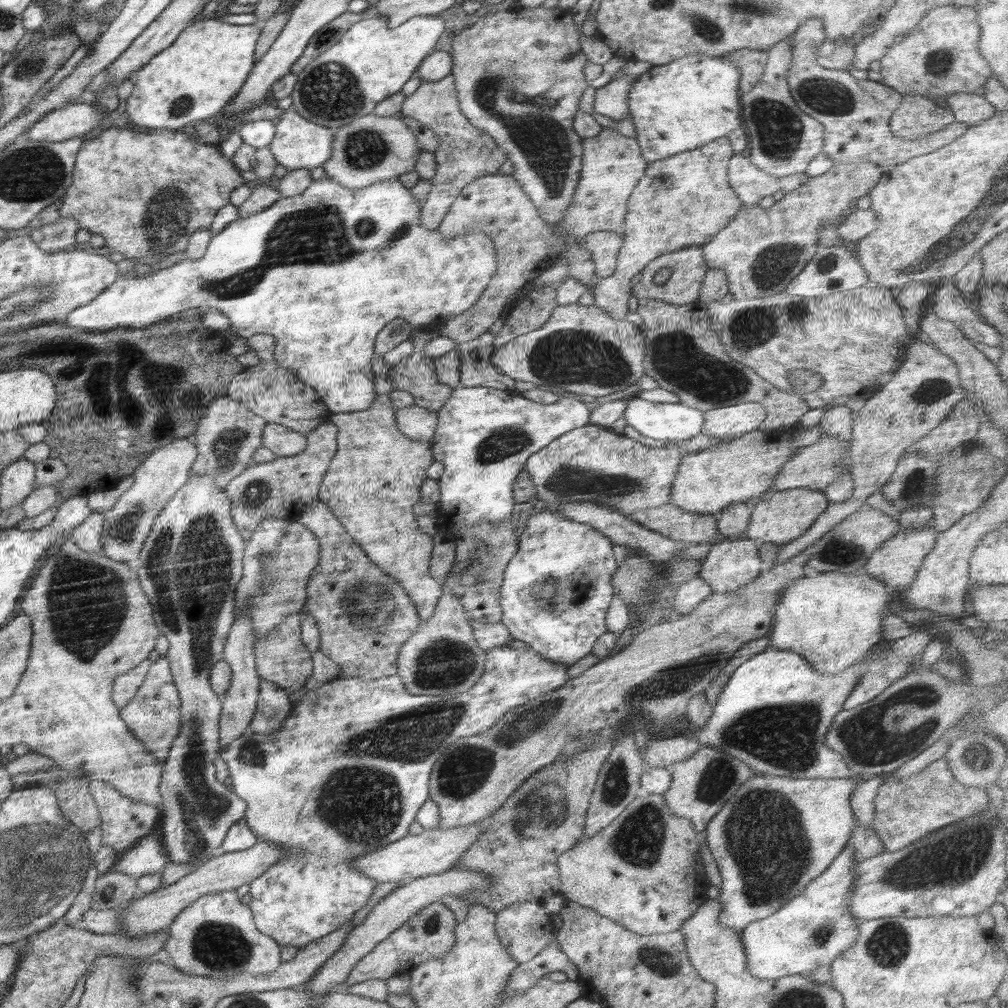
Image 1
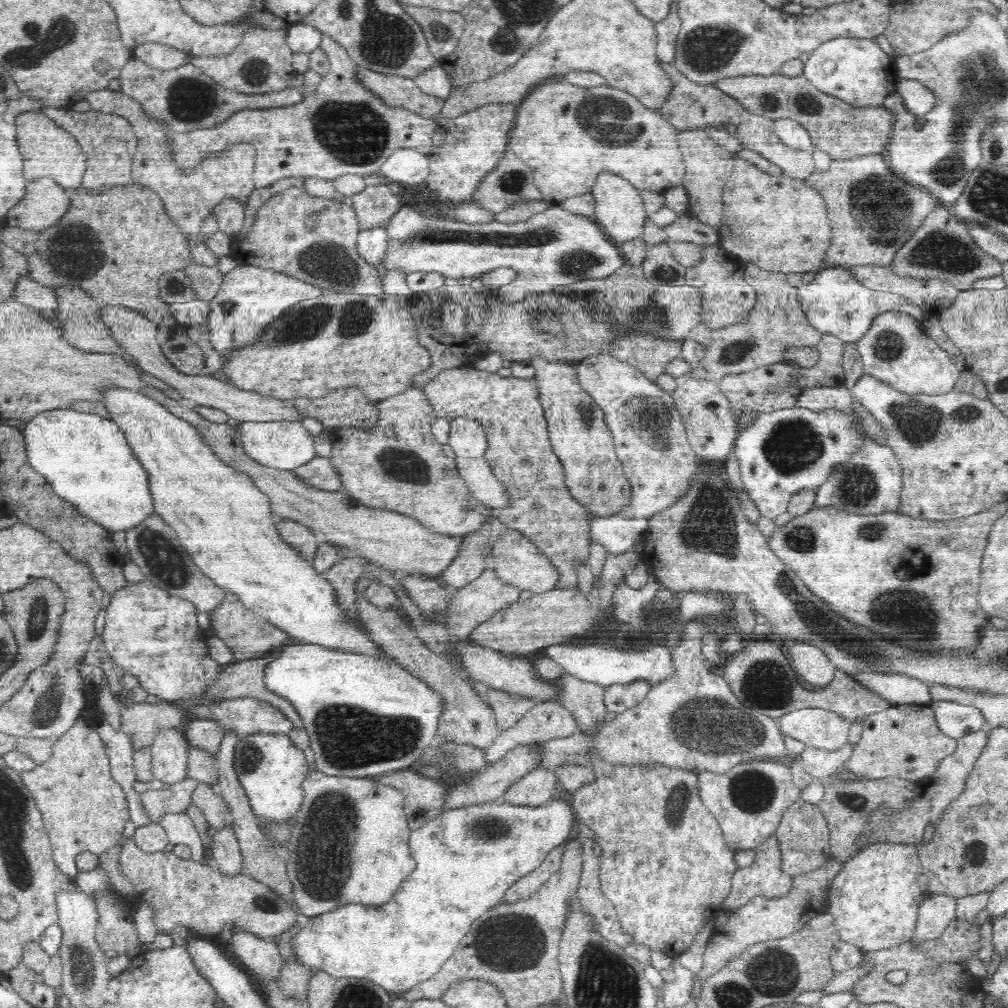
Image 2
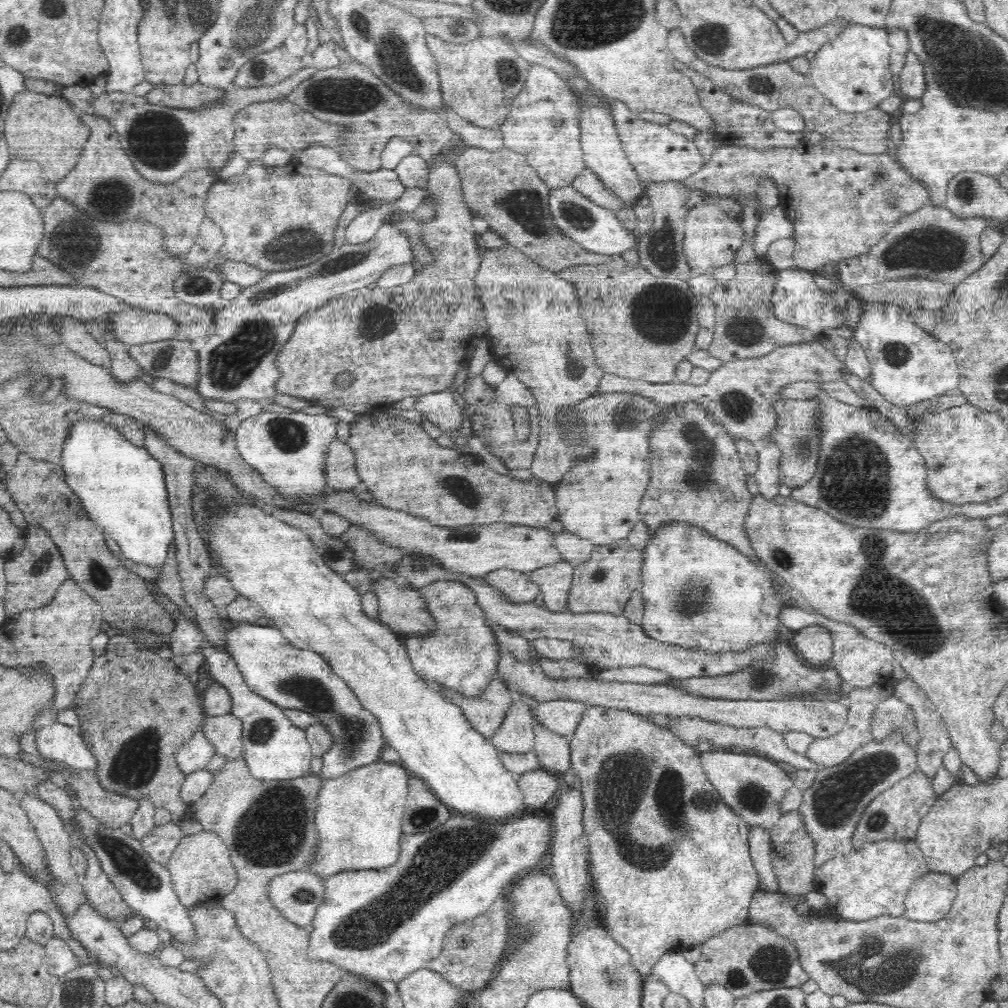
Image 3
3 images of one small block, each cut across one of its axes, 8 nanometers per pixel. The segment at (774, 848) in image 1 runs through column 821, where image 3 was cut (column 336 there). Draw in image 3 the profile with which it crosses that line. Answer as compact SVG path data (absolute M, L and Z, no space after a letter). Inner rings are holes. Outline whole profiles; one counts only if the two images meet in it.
M372 762L360 766L343 777L323 778L317 794L315 826L319 835L319 849L304 870L317 874L322 880L352 870L380 870L396 864L400 858L400 838L403 836L402 818L408 794L410 773L400 764Z

